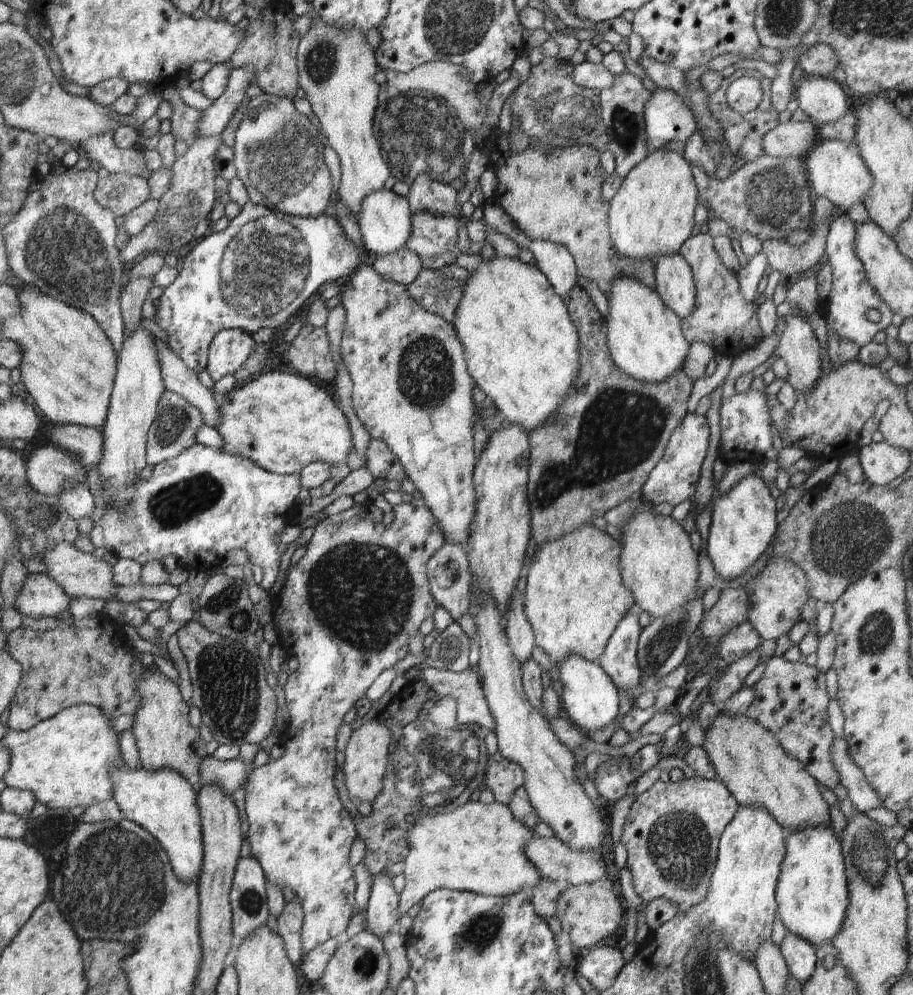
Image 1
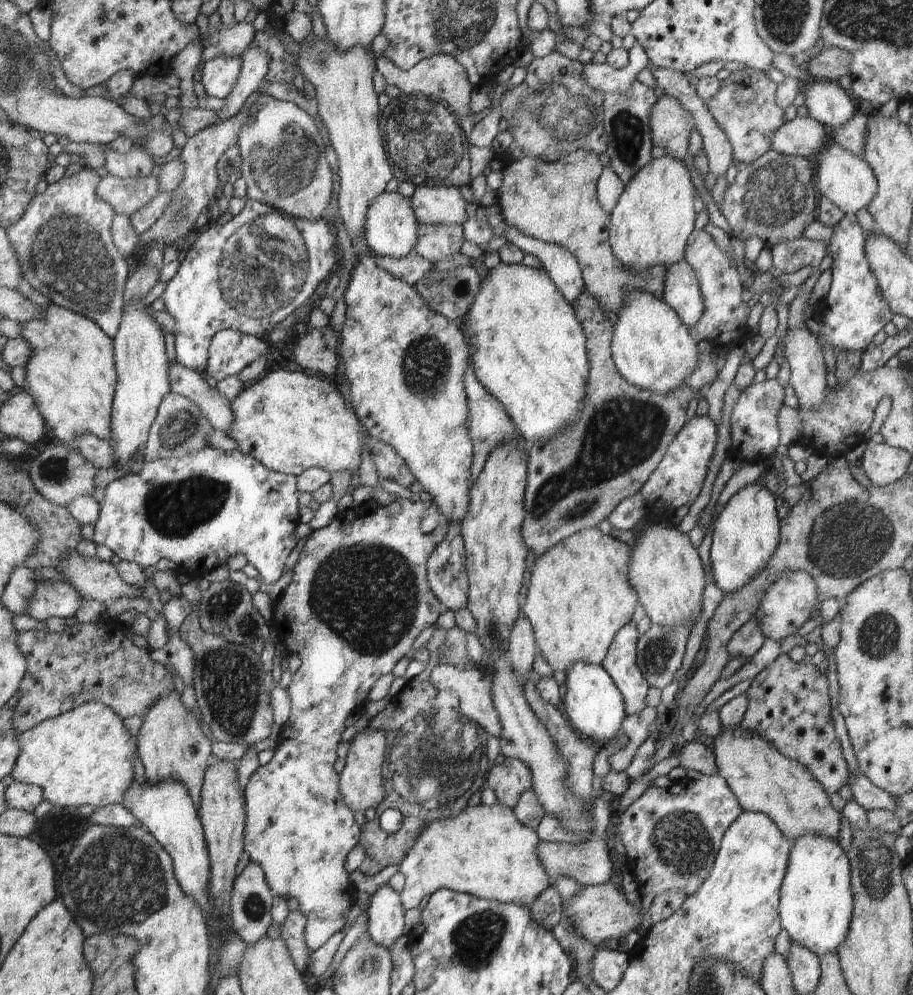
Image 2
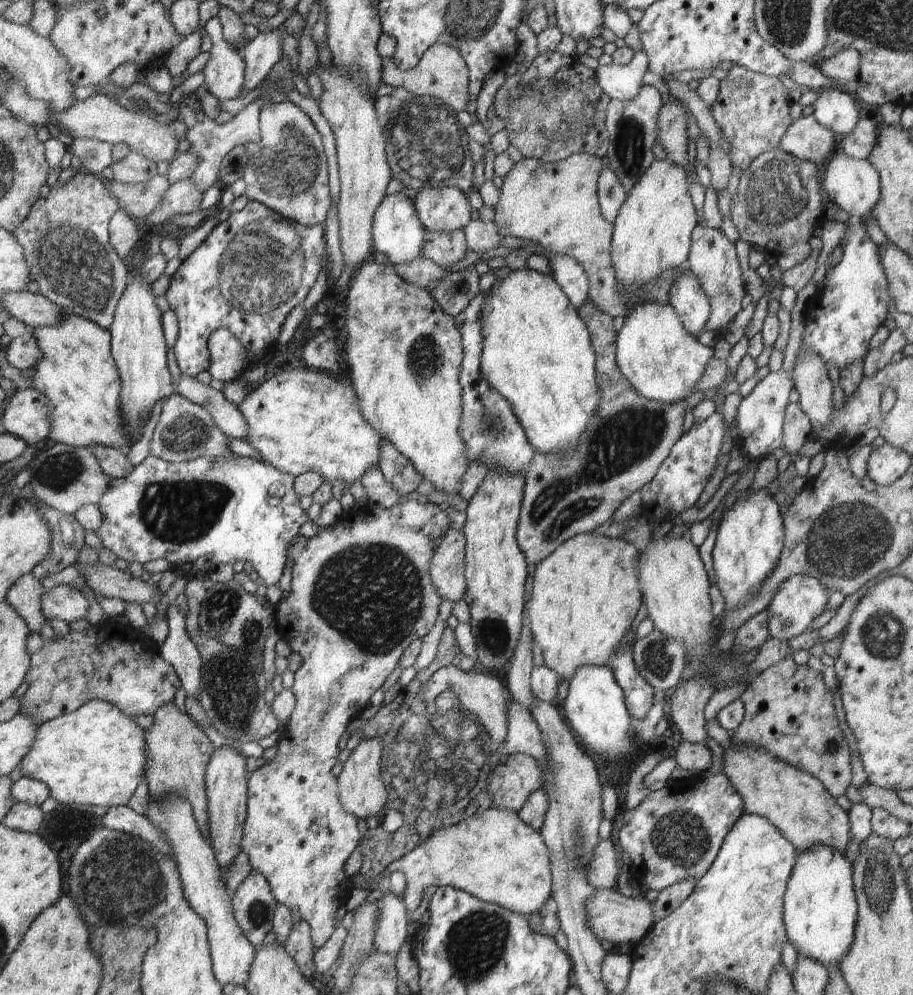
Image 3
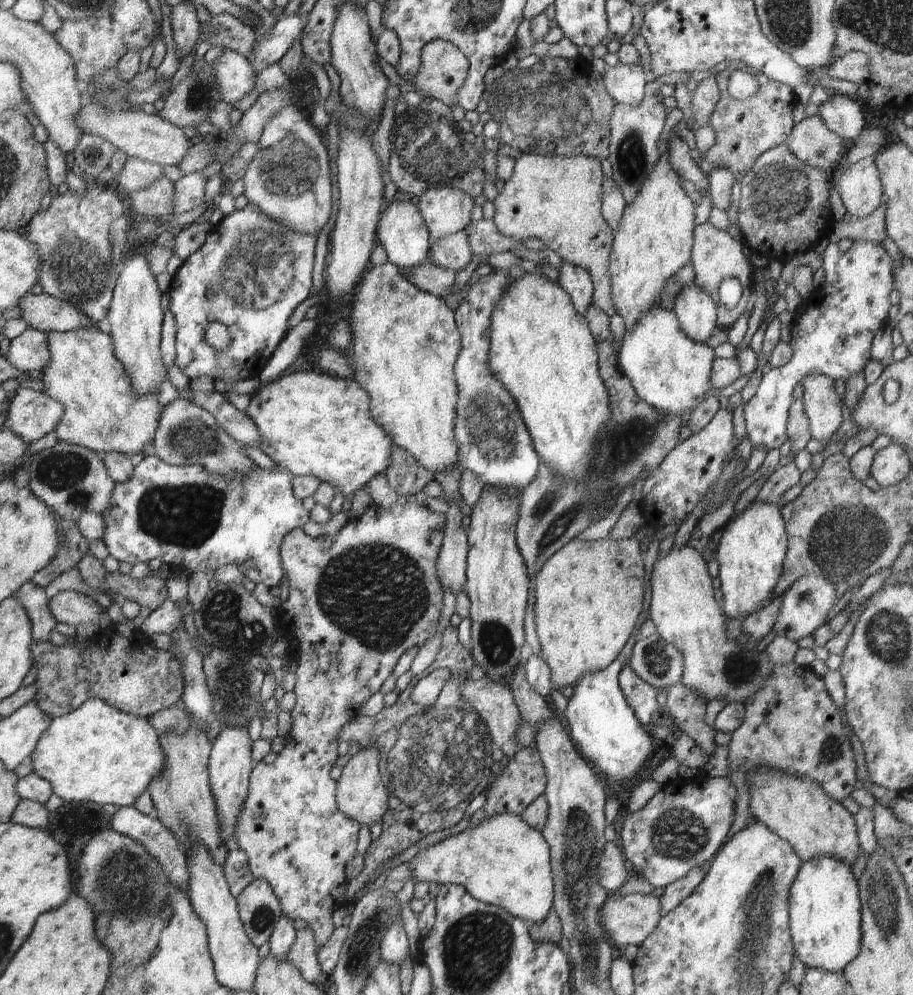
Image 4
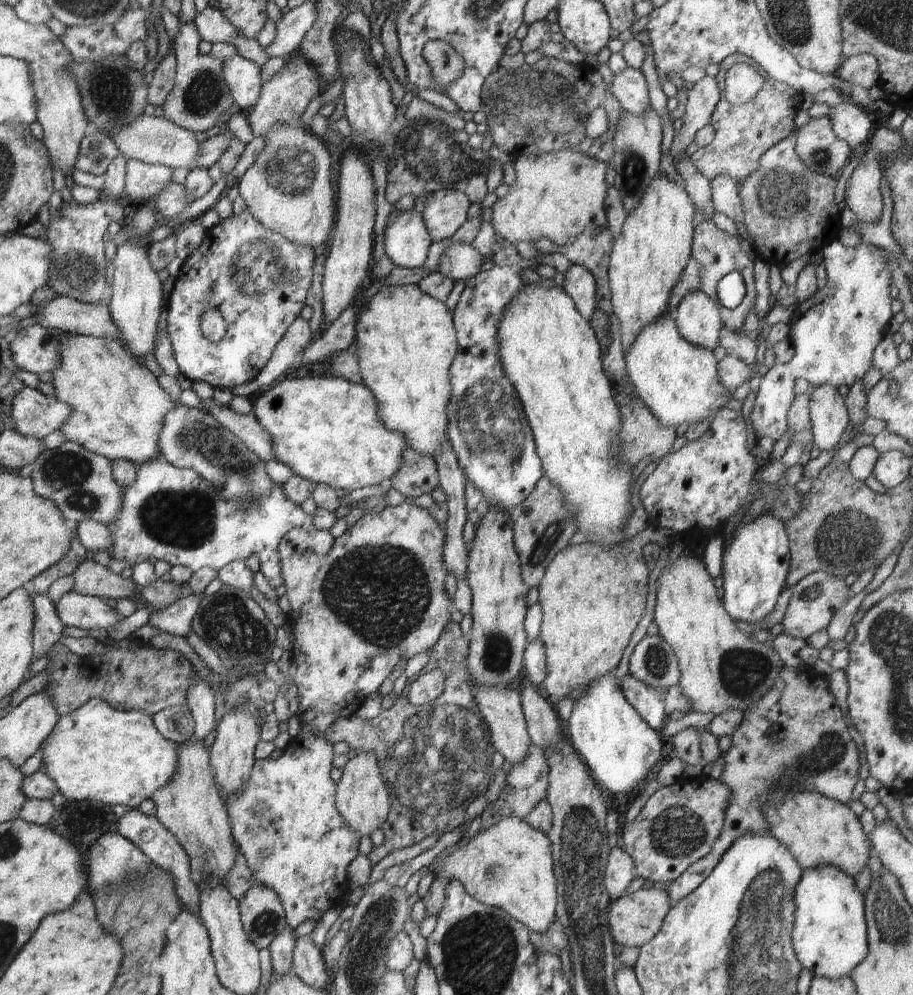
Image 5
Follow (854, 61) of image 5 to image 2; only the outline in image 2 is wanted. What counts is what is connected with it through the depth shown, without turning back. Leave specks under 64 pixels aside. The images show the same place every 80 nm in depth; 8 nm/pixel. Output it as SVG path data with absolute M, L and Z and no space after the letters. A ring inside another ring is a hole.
M824 48L808 62L808 72L814 80L837 82L841 76L850 76L852 56L838 48Z

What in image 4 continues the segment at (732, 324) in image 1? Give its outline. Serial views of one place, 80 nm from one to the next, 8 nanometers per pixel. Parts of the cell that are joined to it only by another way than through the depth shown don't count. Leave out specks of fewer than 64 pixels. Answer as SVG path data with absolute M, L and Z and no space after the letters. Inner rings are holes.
M706 222L696 225L693 232L693 247L691 250L691 260L695 272L695 285L700 287L714 301L717 310L718 327L729 329L738 320L739 316L746 310L746 304L754 290L753 266L742 253L743 240L735 240L728 231L718 229ZM729 278L737 278L742 285L743 295L739 303L734 308L726 308L719 299L719 286L722 281Z

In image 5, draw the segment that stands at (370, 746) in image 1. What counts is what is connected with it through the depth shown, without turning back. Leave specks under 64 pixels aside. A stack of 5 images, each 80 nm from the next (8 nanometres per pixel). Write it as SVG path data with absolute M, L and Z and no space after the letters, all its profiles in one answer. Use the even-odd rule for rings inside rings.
M370 751L357 752L357 755L350 758L343 769L335 794L336 808L342 818L345 818L348 828L359 832L360 836L370 835L384 824L392 804L377 756Z

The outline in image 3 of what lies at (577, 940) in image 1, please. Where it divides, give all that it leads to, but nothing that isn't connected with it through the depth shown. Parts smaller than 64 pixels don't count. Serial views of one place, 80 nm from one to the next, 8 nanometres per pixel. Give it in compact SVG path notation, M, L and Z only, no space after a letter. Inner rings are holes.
M617 888L596 889L596 892L584 904L588 926L598 940L607 940L614 944L625 944L630 948L640 942L652 928L654 921L654 902L648 902L644 896L632 898L623 896Z

